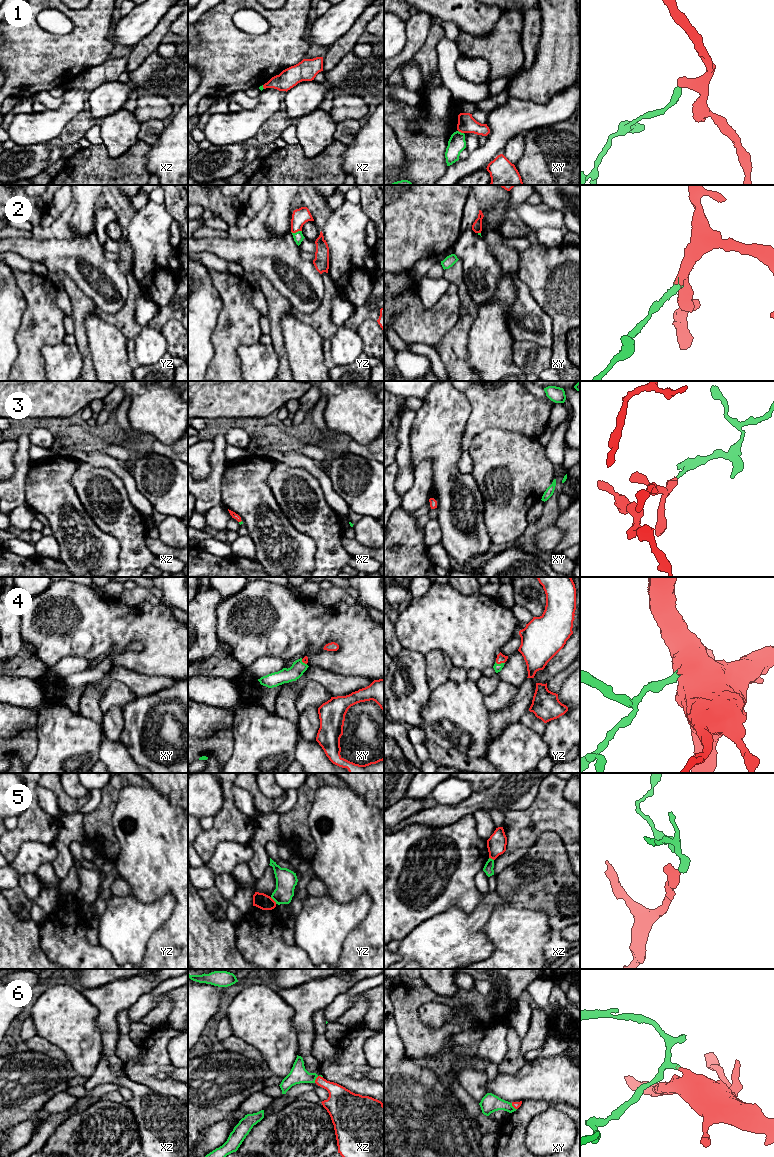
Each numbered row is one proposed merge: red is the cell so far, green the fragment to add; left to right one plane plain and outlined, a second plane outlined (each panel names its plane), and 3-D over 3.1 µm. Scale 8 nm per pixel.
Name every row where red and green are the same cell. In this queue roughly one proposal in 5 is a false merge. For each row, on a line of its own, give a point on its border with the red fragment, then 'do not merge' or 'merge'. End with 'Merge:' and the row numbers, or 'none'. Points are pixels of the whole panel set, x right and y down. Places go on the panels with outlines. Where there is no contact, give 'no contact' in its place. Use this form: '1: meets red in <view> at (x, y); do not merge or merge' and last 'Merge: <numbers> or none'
1: meets red in xy at (461, 132); do not merge
2: meets red in yz at (296, 231); merge
3: meets red in xz at (240, 521); merge
4: meets red in yz at (500, 663); merge
5: meets red in yz at (273, 900); do not merge
6: meets red in xz at (317, 1077); merge
Merge: 2, 3, 4, 6

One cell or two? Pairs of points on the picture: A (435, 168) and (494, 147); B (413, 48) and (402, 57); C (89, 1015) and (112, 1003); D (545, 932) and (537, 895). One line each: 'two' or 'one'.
A: two
B: one
C: two
D: two

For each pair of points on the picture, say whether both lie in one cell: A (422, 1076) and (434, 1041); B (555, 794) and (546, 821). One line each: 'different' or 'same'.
A: different
B: same

